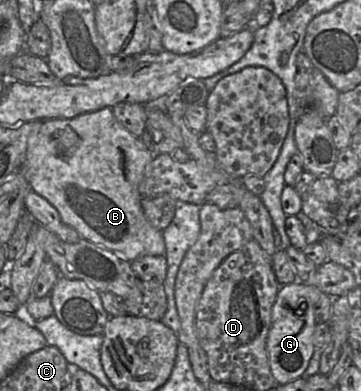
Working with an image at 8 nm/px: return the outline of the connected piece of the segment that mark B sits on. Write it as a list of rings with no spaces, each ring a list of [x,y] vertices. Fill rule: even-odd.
[[[105,107],[97,111],[83,113],[71,119],[48,119],[41,122],[42,124],[39,131],[32,134],[28,139],[25,161],[18,169],[18,172],[24,176],[30,188],[38,195],[47,199],[57,209],[62,221],[65,224],[74,228],[82,238],[92,242],[93,244],[116,252],[129,262],[132,262],[142,256],[165,256],[166,246],[163,233],[152,226],[146,218],[141,206],[143,197],[139,193],[138,187],[144,177],[147,166],[154,155],[145,147],[140,137],[134,136],[117,121],[111,107]]]

